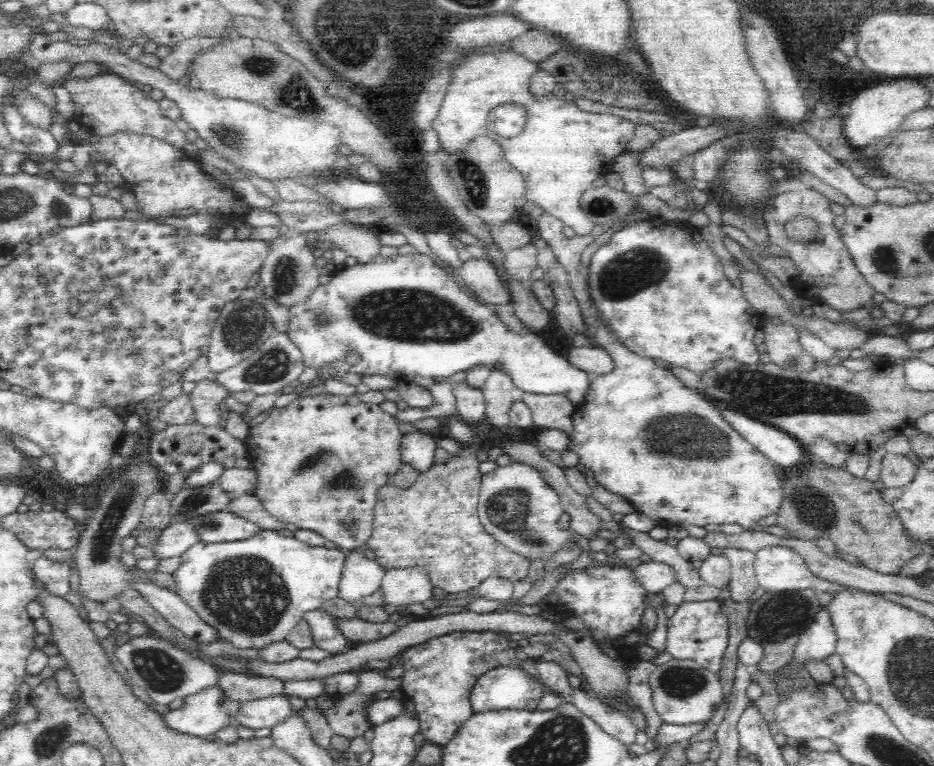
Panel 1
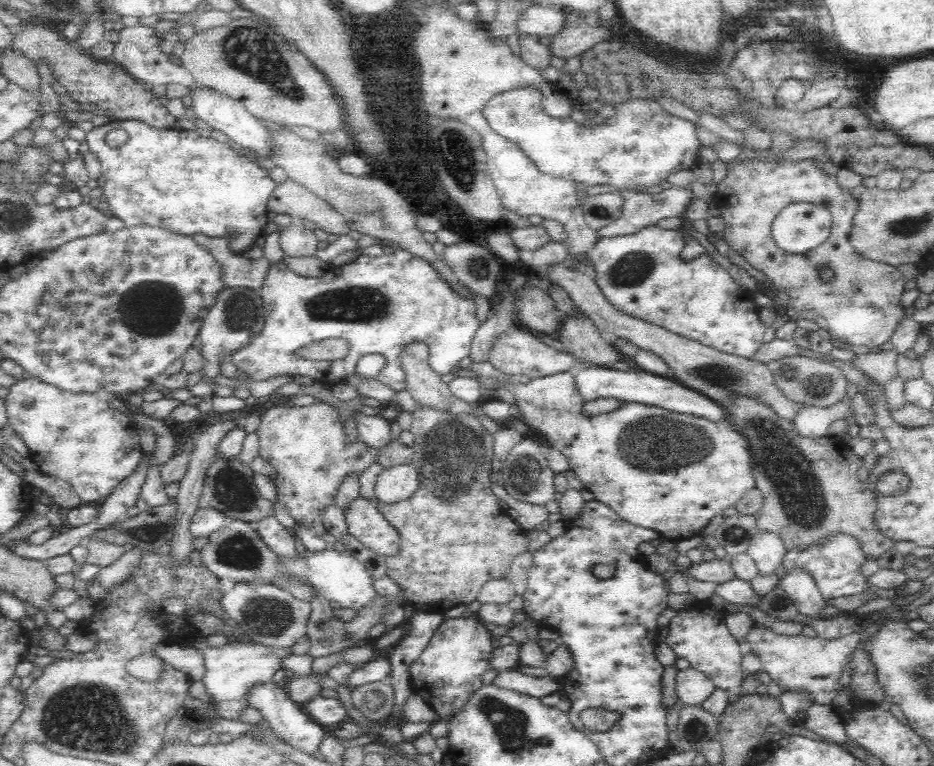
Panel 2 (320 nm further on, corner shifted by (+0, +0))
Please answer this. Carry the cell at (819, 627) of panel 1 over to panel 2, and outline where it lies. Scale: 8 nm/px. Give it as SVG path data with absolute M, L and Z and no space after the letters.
M805 568L785 570L777 586L790 597L800 614L815 620L824 618L822 610L825 608L825 598L821 595L811 572Z

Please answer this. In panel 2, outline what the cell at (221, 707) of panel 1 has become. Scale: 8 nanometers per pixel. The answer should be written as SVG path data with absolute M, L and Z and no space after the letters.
M199 635L193 646L198 649L204 657L206 674L203 682L212 696L214 702L220 700L239 700L247 696L247 692L256 685L269 683L272 676L282 669L282 661L288 655L294 655L291 646L288 648L276 648L254 642L226 642L222 646L208 645L208 639Z

